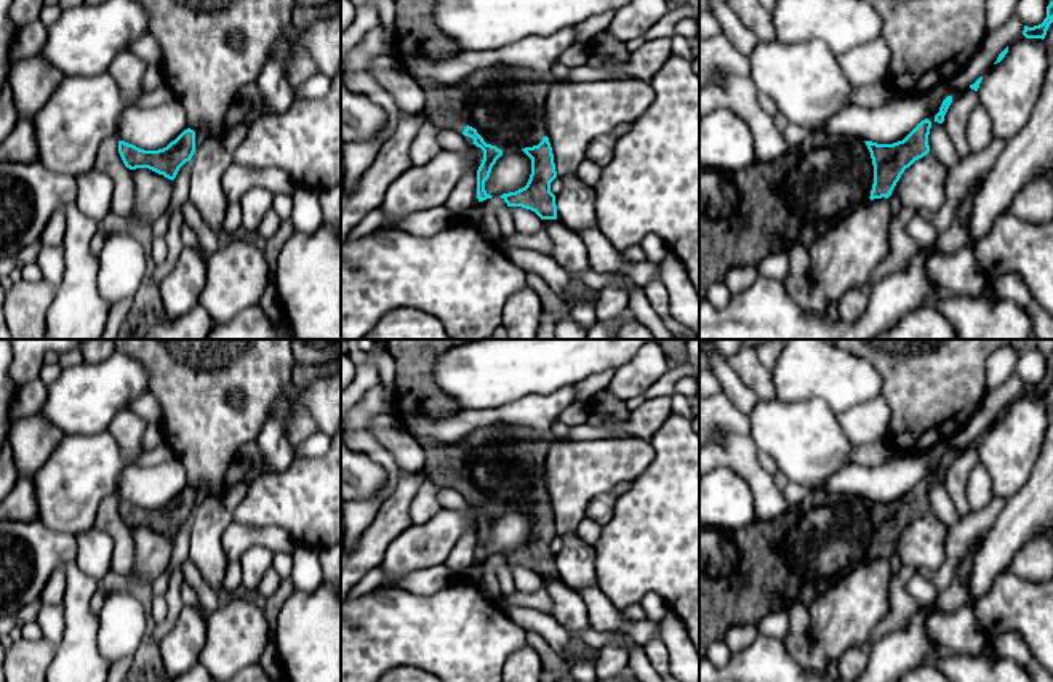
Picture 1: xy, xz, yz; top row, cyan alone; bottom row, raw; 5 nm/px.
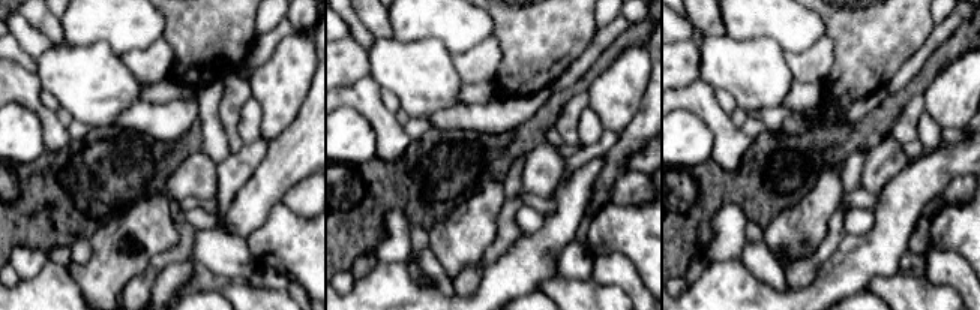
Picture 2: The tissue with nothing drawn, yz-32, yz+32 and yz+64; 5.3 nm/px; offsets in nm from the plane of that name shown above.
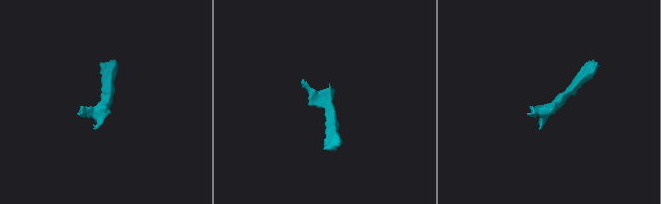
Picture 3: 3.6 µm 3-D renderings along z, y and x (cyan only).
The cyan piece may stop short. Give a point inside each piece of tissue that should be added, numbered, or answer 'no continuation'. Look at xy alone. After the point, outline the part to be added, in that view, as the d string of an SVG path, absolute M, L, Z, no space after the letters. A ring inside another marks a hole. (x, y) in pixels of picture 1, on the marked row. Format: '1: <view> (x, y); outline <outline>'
no continuation

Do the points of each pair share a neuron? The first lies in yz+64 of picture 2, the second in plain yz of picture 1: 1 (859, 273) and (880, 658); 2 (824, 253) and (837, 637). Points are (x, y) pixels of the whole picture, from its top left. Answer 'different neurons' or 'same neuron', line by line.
1: same neuron
2: different neurons

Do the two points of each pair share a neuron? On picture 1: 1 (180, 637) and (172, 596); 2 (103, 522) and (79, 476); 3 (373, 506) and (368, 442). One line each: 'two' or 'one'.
1: two
2: two
3: one

